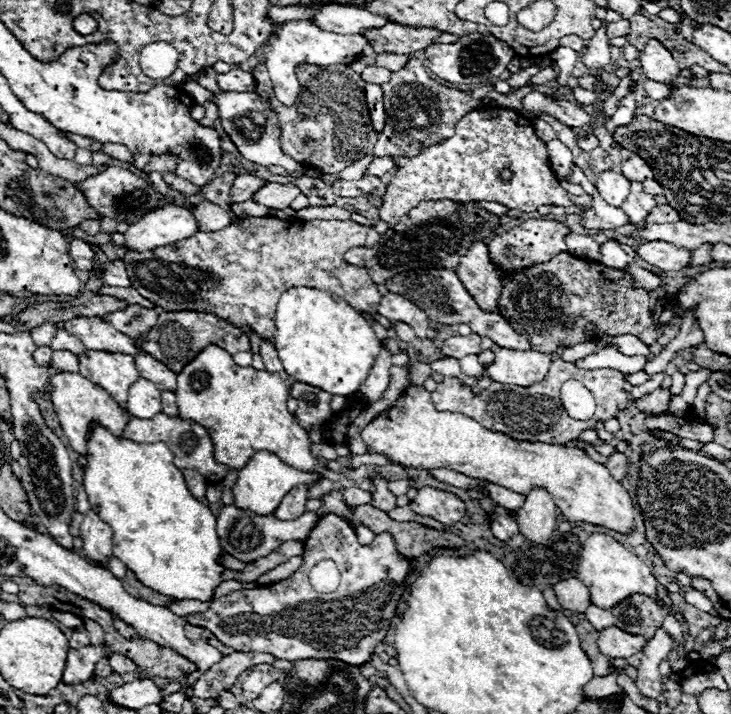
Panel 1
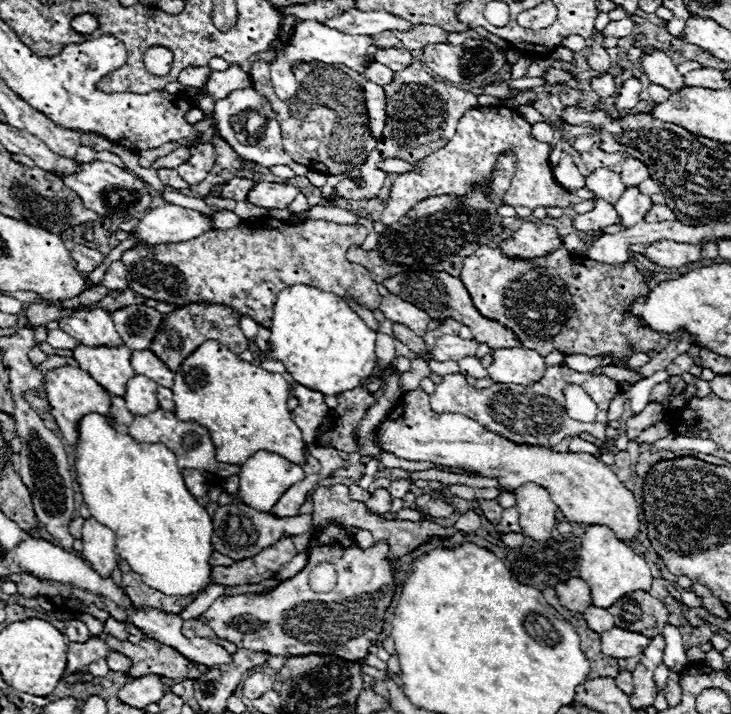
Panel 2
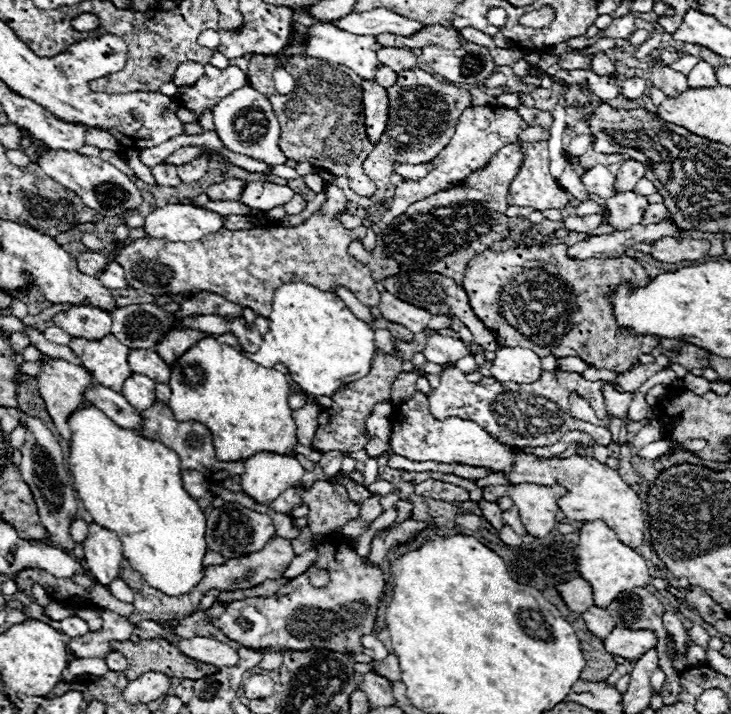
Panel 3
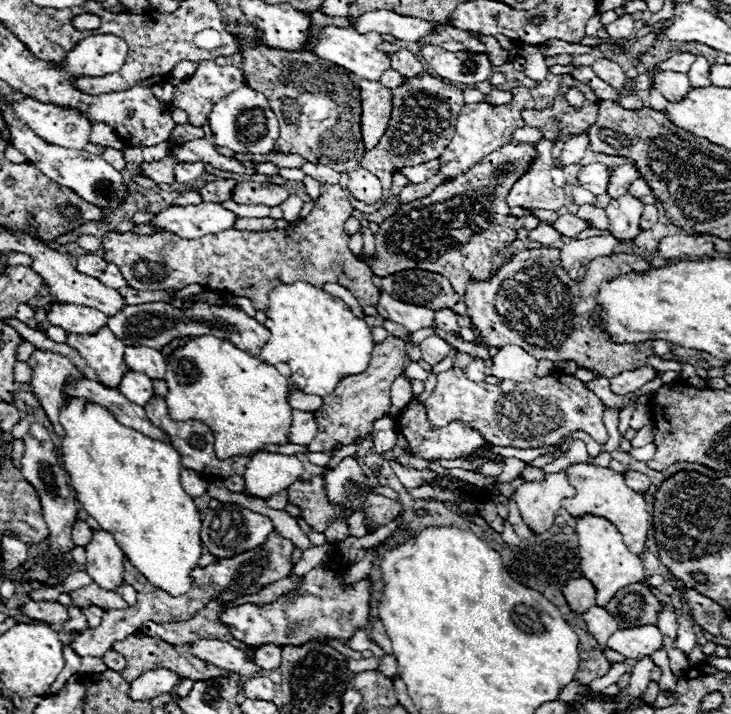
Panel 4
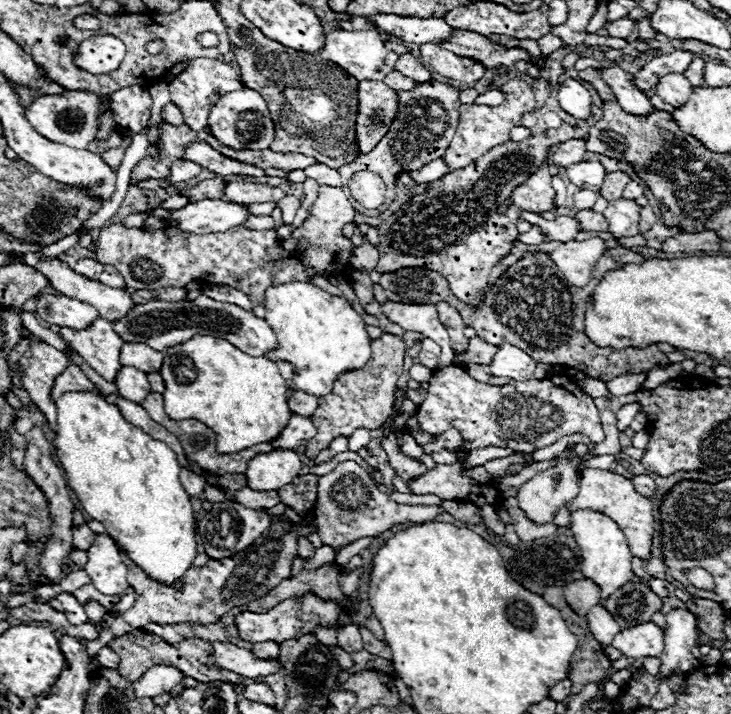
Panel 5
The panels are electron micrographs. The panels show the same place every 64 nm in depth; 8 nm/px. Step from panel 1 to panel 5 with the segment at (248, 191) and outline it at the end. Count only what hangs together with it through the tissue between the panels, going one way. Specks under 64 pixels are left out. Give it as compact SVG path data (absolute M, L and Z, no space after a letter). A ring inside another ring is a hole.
M214 178L214 180L202 180L196 186L186 186L184 190L180 190L182 196L188 196L190 202L198 202L198 200L222 200L224 198L224 180Z

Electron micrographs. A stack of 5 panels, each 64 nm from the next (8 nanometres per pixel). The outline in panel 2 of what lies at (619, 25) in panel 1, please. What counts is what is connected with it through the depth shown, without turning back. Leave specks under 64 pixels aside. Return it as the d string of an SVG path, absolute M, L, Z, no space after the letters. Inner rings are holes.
M626 16L624 20L612 20L604 30L602 34L608 38L608 36L614 36L614 38L626 38L632 34L632 28L634 28L634 22L630 16Z

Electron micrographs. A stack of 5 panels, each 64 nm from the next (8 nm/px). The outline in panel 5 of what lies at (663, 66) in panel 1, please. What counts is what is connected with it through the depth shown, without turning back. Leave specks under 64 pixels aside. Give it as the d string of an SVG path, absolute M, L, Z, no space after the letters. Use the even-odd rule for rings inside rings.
M668 74L662 76L658 86L656 86L656 94L670 106L678 108L684 106L692 94L694 86L682 76L682 74Z

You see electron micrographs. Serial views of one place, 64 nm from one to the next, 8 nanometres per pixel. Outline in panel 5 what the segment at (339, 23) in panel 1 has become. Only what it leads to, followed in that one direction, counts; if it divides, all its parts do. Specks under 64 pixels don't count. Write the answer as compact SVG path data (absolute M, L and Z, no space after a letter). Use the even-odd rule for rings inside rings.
M376 14L370 16L368 20L372 20L372 24L376 24L378 30L392 34L406 44L408 42L440 44L442 40L448 40L454 32L454 28L448 26L442 18L410 18L396 14Z

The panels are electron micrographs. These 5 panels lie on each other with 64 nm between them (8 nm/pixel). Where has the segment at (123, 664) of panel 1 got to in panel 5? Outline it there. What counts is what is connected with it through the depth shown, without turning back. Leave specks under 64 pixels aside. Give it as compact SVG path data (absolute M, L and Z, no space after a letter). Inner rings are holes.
M102 648L102 650L96 654L96 660L100 662L102 668L112 668L112 670L116 670L118 664L120 664L120 658L118 658L110 648Z

